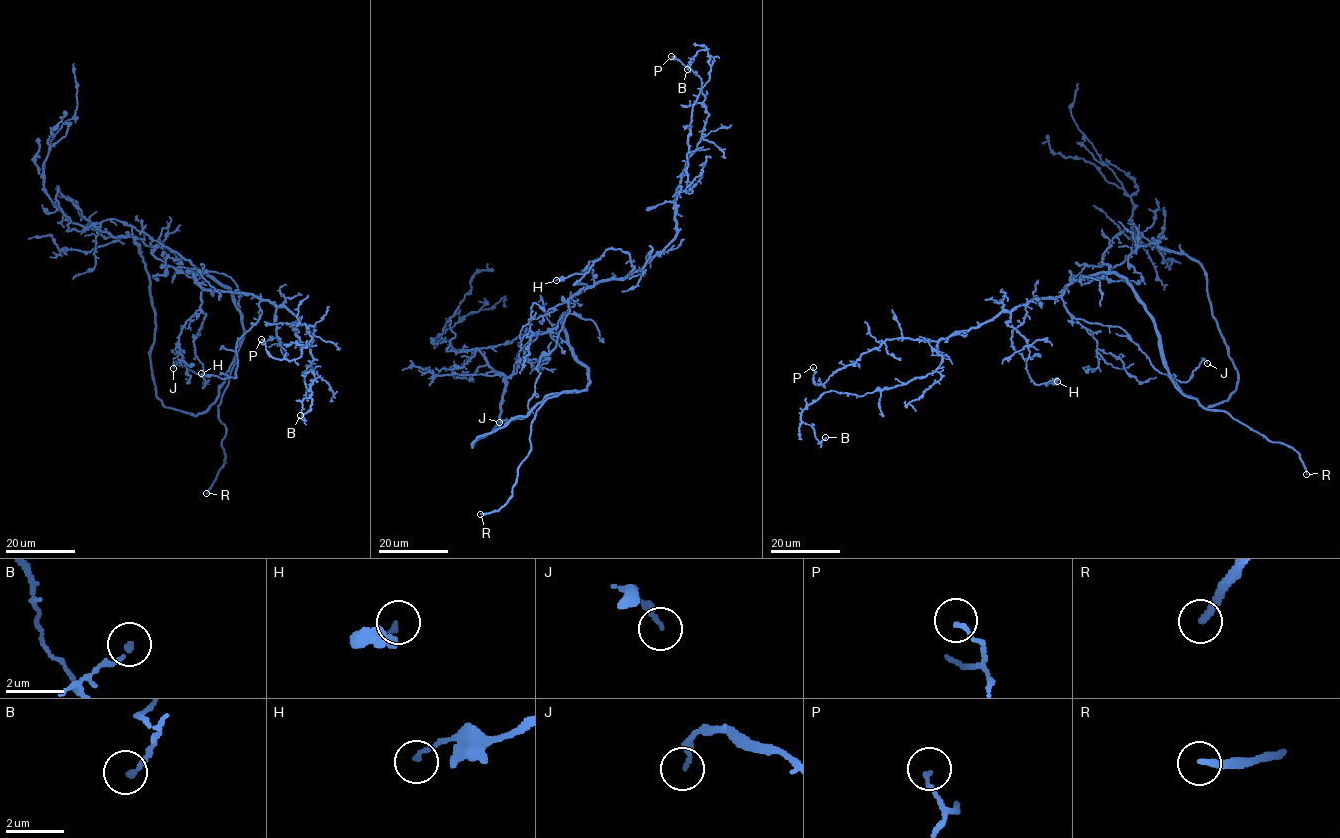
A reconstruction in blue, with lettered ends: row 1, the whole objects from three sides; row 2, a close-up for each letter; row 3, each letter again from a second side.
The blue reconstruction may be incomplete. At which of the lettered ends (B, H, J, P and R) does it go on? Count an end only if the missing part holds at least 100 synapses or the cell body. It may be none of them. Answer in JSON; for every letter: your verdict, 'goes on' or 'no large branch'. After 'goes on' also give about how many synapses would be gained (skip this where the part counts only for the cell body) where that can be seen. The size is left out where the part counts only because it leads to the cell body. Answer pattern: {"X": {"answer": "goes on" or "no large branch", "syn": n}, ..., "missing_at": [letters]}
{"B": {"answer": "no large branch"}, "H": {"answer": "no large branch"}, "J": {"answer": "no large branch"}, "P": {"answer": "no large branch"}, "R": {"answer": "goes on"}, "missing_at": ["R"]}

